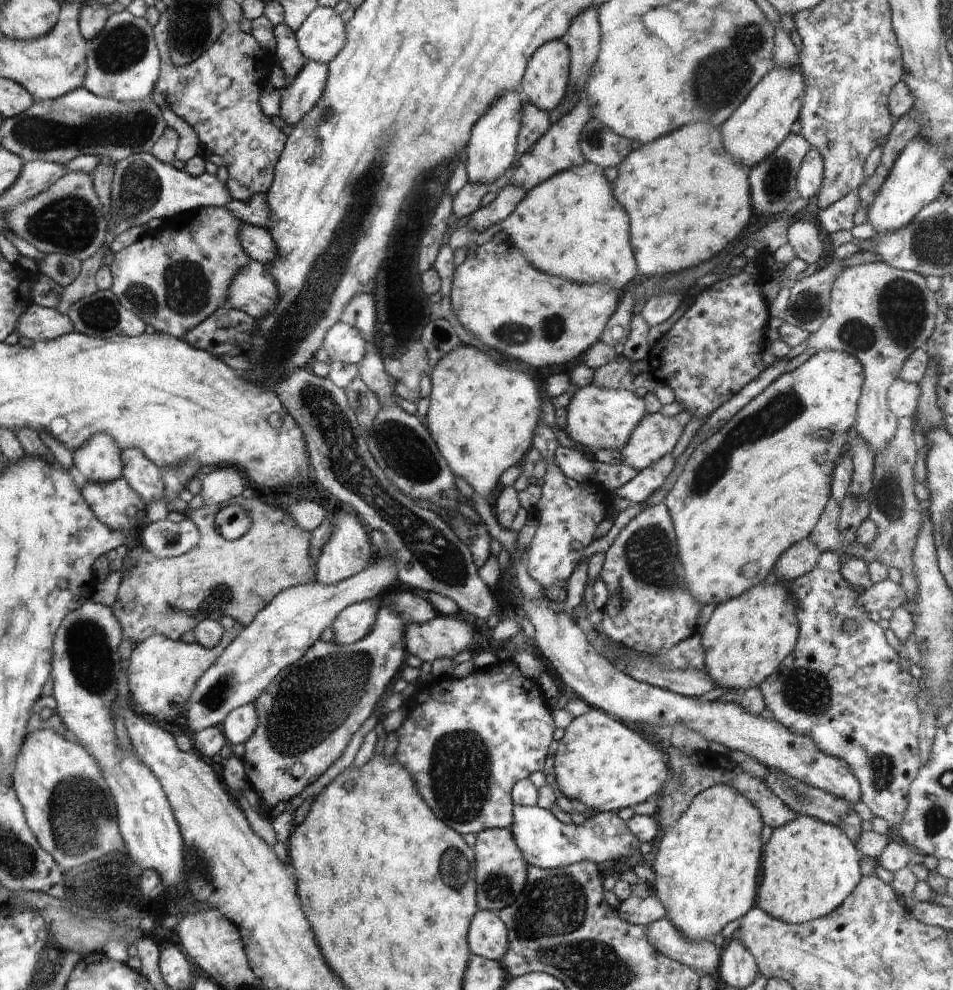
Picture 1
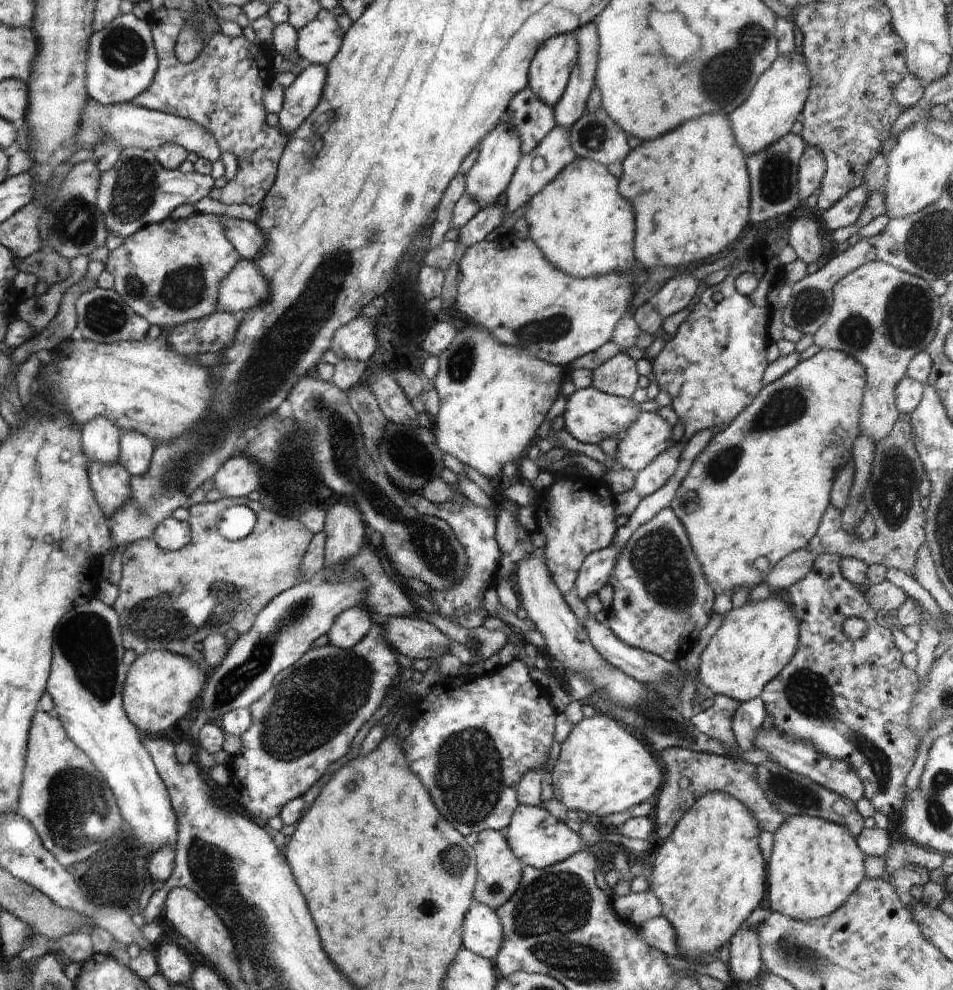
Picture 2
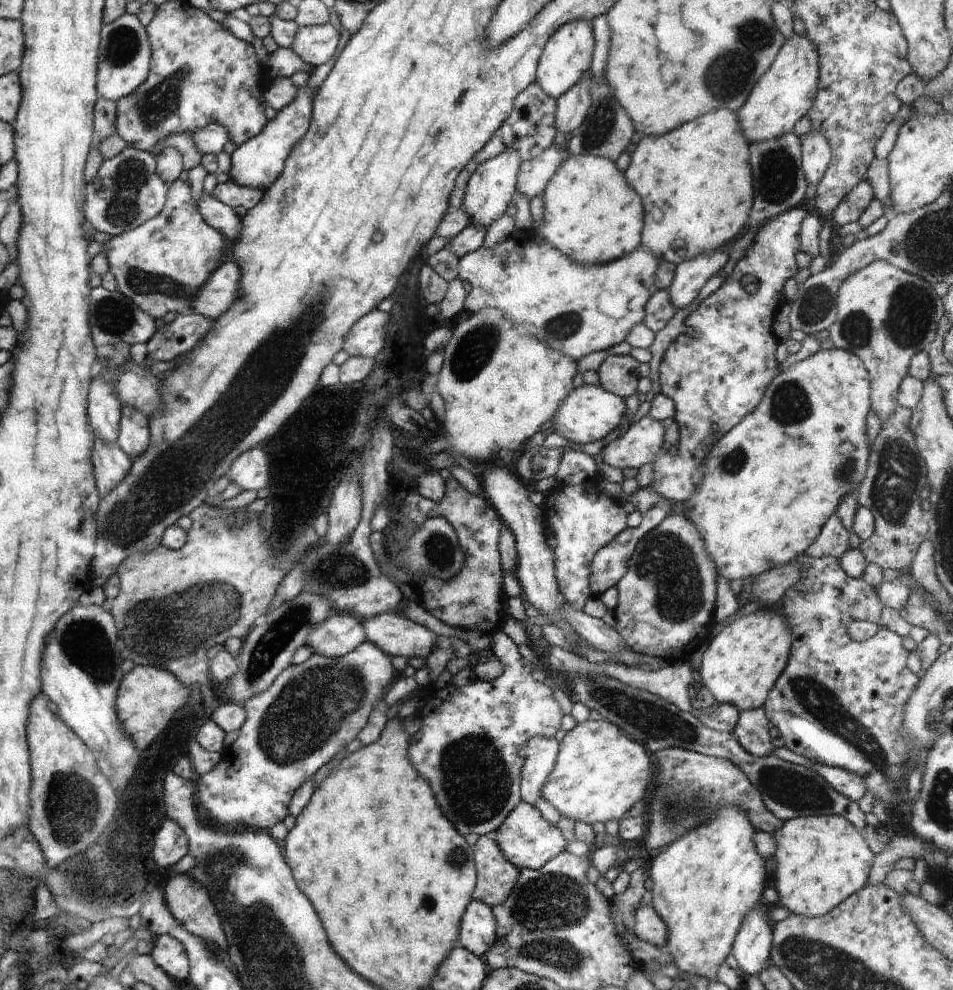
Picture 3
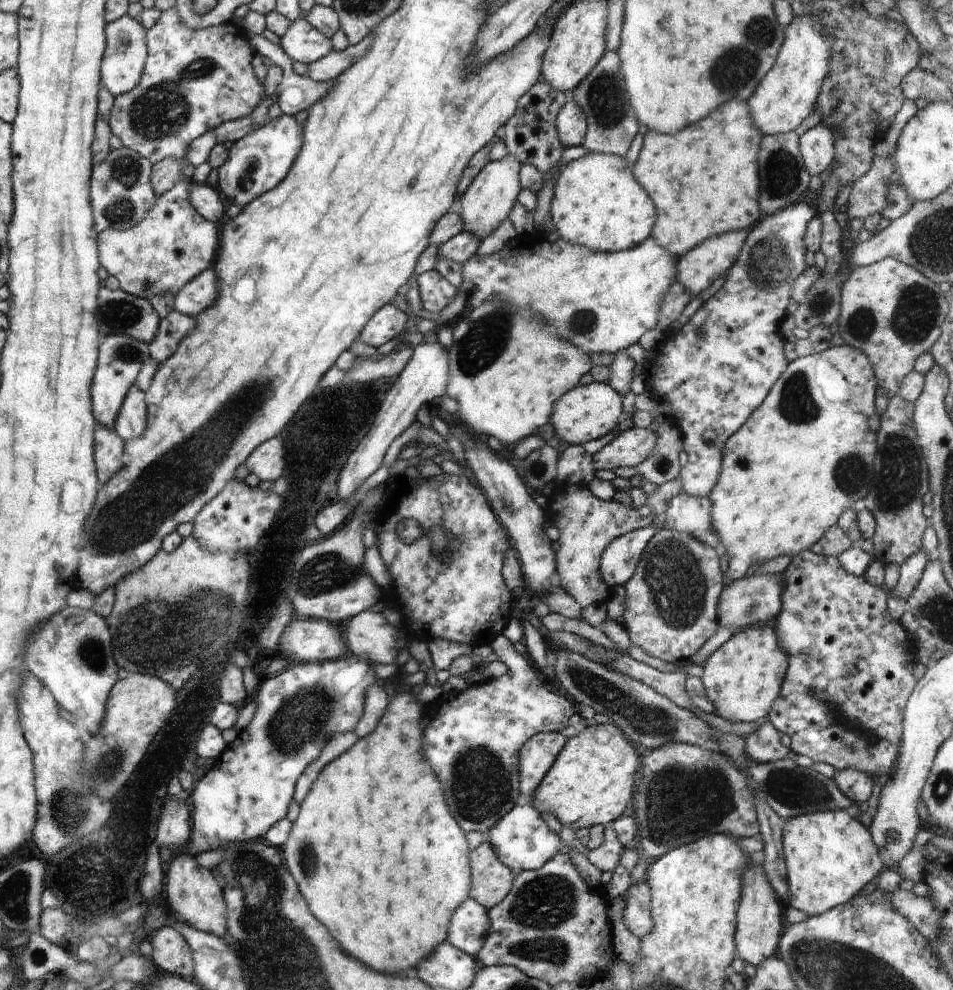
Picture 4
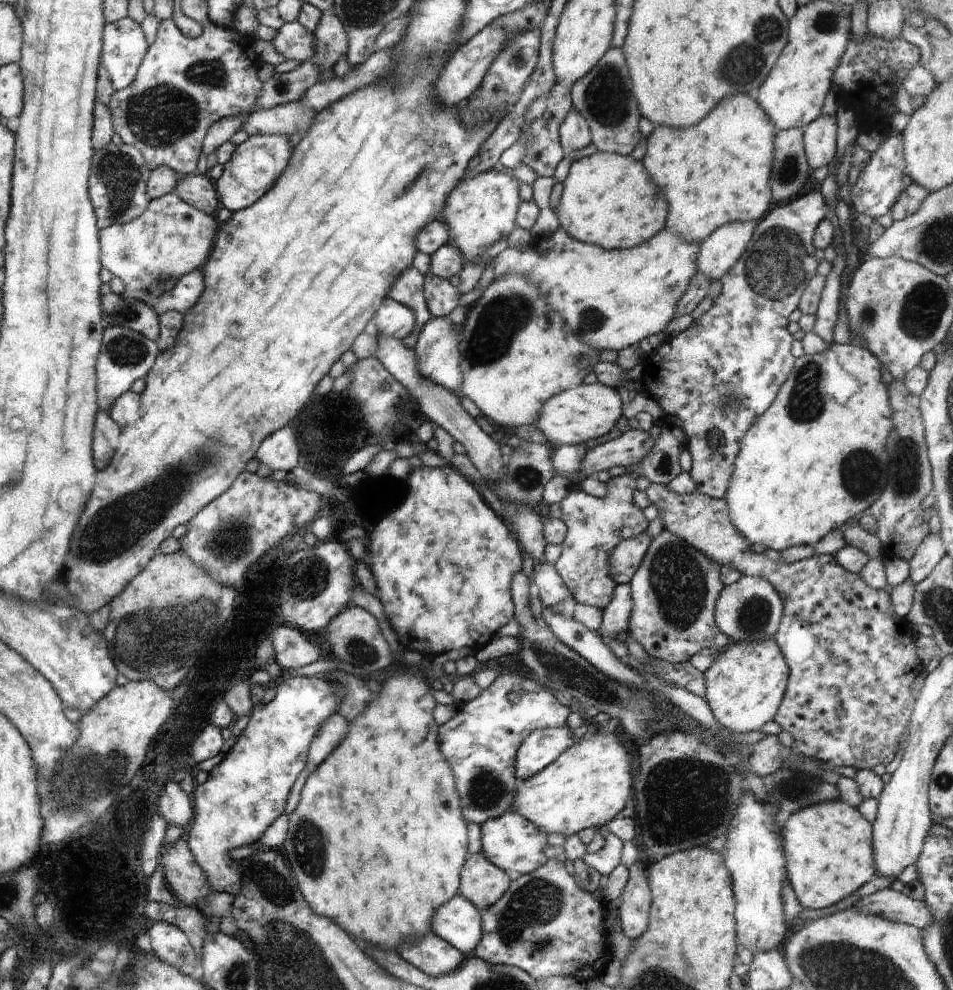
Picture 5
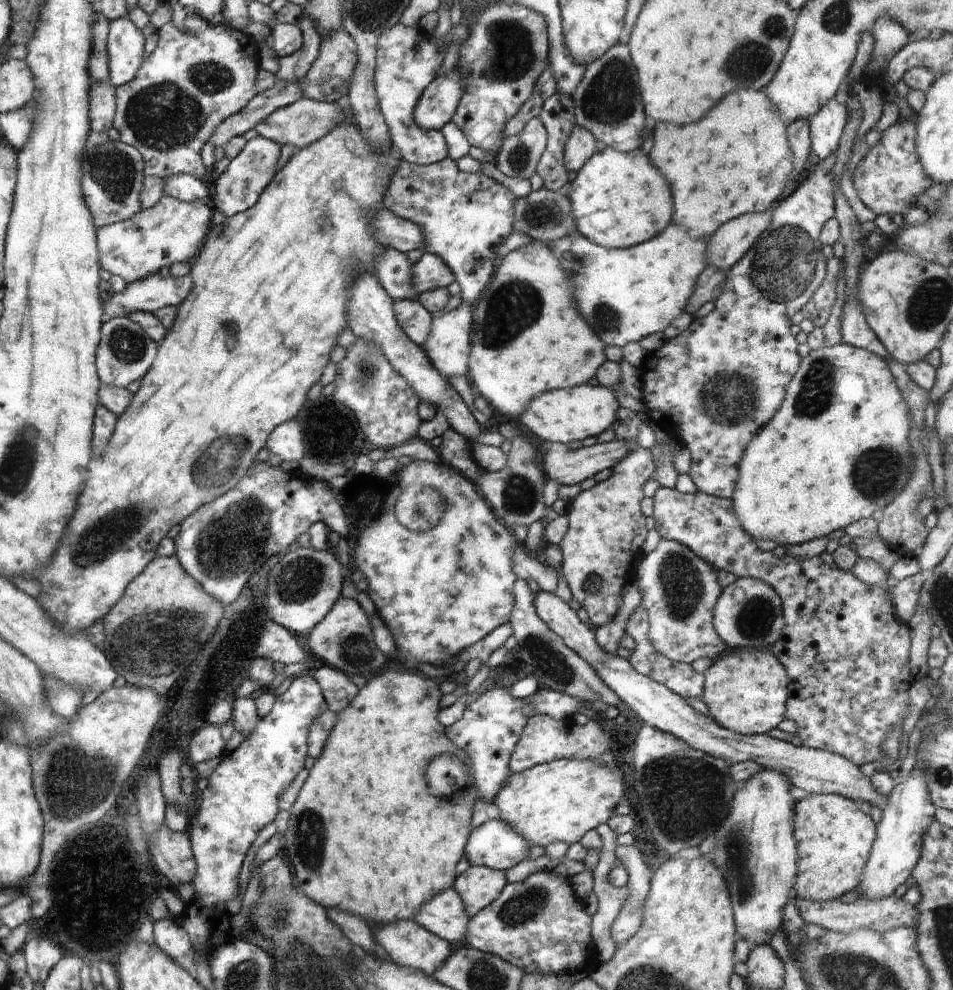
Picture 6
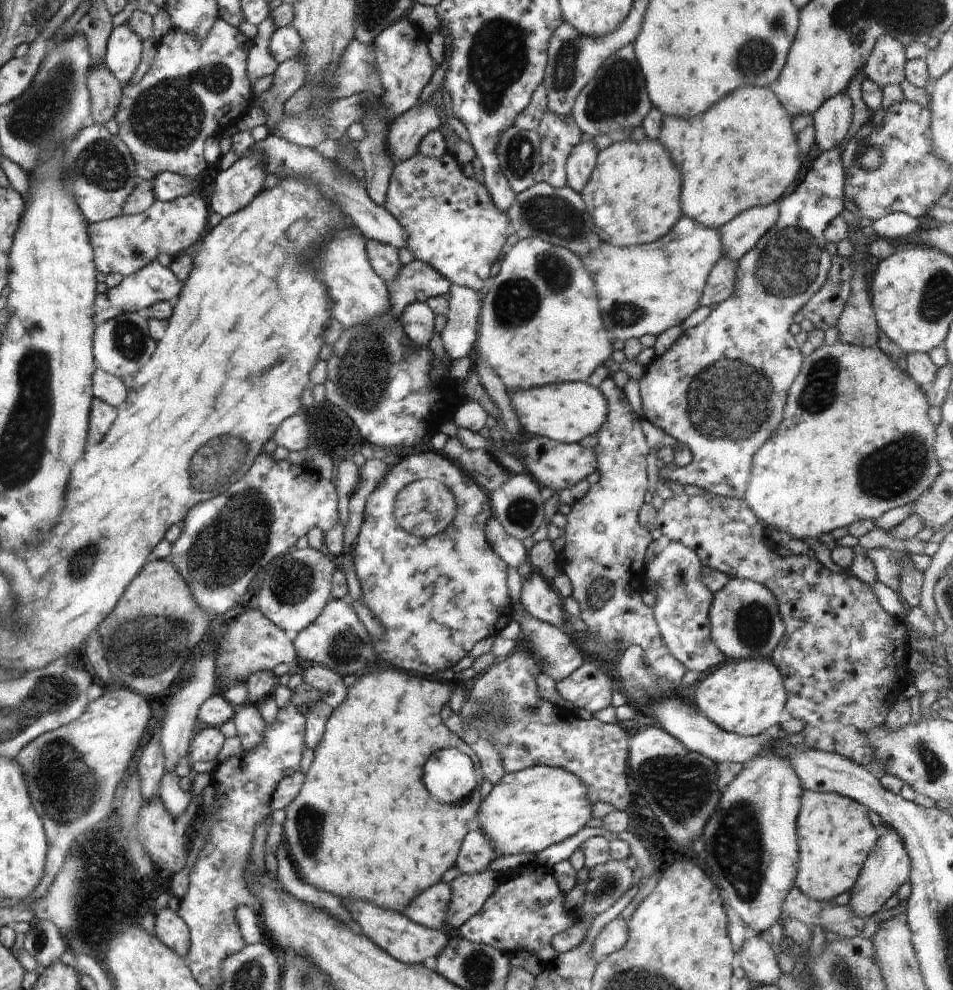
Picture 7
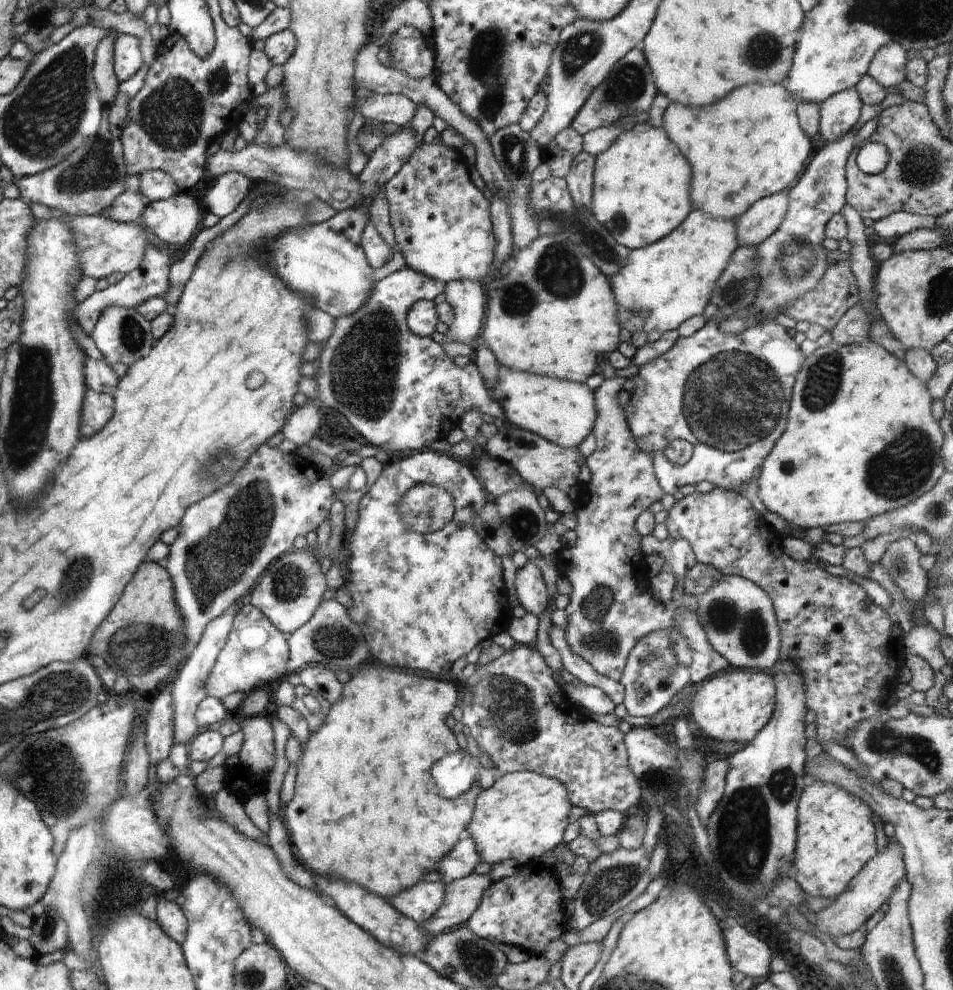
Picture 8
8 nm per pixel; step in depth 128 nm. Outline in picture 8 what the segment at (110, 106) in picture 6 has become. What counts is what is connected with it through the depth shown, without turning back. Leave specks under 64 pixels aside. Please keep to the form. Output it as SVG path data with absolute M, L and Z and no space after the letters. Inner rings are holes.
M111 31L110 36L102 38L99 42L99 48L96 50L96 64L95 64L95 82L96 88L100 90L100 100L104 104L108 104L109 108L111 103L118 92L119 82L114 68L114 40L116 40L116 32Z

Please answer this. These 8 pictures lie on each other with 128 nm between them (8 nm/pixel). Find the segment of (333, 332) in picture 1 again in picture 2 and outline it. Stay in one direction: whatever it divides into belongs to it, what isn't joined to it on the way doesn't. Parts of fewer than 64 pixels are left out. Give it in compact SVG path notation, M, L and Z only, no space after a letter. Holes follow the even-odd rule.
M358 315L334 333L330 350L340 359L369 360L376 351L375 319Z

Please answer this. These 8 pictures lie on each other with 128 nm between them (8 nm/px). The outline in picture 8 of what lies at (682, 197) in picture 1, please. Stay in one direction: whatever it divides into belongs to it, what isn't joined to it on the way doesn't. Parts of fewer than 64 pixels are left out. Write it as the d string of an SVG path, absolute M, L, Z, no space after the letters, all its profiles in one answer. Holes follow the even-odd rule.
M783 83L748 84L706 108L670 103L663 113L663 129L692 166L692 206L714 219L735 220L757 200L787 190L812 156L810 136L800 128L797 105Z

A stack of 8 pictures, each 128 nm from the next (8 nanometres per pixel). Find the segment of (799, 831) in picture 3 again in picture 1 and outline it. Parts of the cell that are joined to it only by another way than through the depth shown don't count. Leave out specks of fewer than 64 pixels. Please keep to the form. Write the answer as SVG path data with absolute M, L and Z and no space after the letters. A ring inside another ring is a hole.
M806 814L773 828L768 844L762 847L764 876L756 906L782 922L805 923L830 914L846 901L861 880L862 854L856 846L838 826Z

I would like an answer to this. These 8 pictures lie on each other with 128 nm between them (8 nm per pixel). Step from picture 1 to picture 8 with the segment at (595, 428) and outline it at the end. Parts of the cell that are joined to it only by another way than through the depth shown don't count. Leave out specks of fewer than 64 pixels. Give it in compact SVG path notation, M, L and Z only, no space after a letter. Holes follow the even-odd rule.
M498 364L496 386L490 393L502 406L505 422L536 433L558 446L579 447L587 436L593 434L596 401L594 391L586 383L512 370Z

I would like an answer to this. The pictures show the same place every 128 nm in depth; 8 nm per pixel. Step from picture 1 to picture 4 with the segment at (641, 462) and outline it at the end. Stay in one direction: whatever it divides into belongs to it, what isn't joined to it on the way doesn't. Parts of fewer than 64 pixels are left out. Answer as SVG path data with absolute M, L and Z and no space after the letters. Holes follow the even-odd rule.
M632 427L594 454L595 469L614 471L619 466L638 466L656 448L658 435L655 427Z

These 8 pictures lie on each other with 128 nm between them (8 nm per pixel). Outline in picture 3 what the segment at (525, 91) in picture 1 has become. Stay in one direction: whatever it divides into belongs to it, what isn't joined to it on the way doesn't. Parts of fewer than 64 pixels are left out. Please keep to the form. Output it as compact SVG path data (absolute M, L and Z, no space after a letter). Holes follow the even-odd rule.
M578 18L562 24L552 36L548 38L546 46L538 59L536 70L536 84L552 98L560 98L572 86L582 81L584 72L590 71L592 54L594 54L595 40L592 32L592 22Z

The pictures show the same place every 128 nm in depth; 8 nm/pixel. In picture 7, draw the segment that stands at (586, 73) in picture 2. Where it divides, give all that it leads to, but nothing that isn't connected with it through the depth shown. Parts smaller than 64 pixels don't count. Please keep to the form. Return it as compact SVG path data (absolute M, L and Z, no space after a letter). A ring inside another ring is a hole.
M583 136L582 142L572 148L572 152L570 152L570 156L568 156L568 160L566 161L566 184L569 186L569 190L572 190L575 195L582 192L582 188L590 180L590 174L596 168L599 150L596 150L594 142L587 138L587 136Z

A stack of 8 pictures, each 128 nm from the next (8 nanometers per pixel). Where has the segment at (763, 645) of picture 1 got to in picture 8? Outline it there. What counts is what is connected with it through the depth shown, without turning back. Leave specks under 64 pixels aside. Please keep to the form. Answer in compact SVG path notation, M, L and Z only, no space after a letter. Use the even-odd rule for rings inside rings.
M728 668L699 683L691 696L689 712L698 728L714 742L746 744L766 726L776 704L770 672Z

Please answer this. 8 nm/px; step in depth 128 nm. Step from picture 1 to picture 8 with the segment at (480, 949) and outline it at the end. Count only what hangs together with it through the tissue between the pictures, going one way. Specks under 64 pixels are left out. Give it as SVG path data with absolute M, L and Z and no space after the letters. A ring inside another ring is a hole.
M420 880L414 886L398 892L389 899L390 904L414 922L424 922L432 918L436 910L442 906L446 896L446 885L442 881L427 882Z

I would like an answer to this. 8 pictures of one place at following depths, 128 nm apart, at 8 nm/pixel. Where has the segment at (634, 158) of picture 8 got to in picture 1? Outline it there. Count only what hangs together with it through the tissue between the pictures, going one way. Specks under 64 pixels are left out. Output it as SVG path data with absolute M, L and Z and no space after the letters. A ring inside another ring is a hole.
M585 160L584 164L555 174L529 190L514 212L499 224L536 270L578 284L610 284L614 290L623 291L640 275L630 246L630 220L614 198L612 185L602 167Z

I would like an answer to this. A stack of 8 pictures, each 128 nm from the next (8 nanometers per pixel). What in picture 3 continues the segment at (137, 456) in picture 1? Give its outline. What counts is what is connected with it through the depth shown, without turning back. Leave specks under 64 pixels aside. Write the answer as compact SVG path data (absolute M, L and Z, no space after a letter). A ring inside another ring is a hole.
M123 404L117 442L129 459L141 456L150 444L148 414Z

